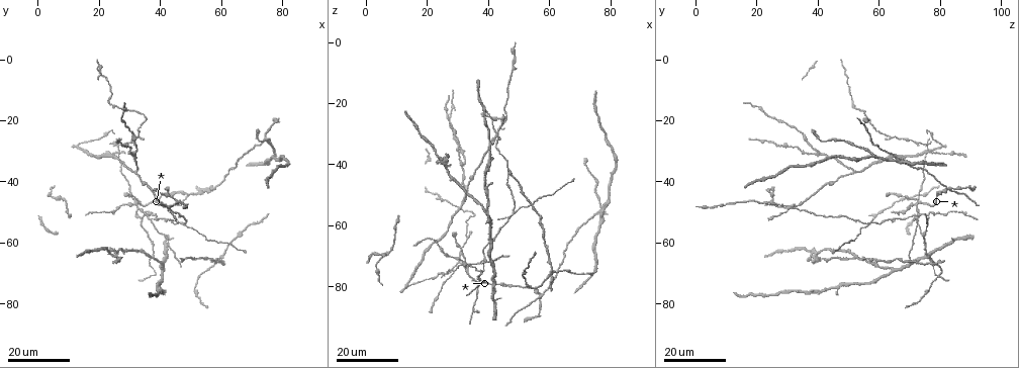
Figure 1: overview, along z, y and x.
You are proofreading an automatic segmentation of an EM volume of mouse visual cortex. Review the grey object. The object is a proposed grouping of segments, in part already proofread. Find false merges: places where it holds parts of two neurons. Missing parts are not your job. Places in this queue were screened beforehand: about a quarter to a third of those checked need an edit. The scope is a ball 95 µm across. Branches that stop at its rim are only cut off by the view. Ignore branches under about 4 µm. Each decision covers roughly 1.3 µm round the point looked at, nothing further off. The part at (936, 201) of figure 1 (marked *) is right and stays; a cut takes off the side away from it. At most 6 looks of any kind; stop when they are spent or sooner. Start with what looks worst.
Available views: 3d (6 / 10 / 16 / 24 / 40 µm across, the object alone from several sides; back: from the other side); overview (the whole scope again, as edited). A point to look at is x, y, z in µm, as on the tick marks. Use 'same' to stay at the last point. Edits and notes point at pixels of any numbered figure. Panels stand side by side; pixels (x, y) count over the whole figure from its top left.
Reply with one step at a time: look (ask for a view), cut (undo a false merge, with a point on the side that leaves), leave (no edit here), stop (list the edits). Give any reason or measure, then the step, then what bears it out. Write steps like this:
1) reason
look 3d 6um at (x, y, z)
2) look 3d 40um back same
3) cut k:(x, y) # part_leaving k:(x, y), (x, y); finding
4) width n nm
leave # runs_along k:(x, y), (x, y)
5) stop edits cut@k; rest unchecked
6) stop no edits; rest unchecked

look 3d 16um at (32.5, 30.5, 39.5)

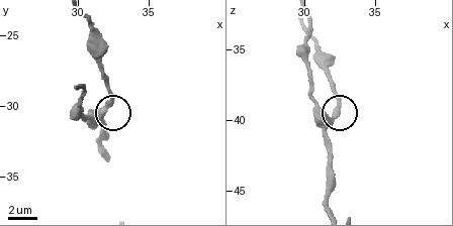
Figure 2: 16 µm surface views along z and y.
closer look
look 3d 10um at (31.8, 30.0, 40.0)

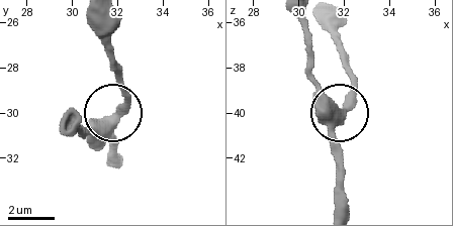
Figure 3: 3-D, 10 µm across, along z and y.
leave # one neuron here

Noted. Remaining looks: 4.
looks like a crossing
look 3d 16um at (43.0, 48.5, 30.0)

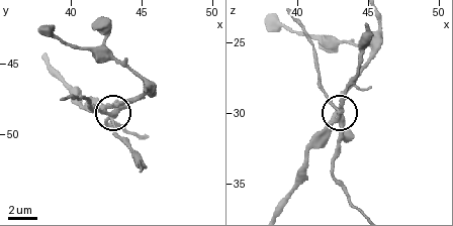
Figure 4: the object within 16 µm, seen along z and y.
look 3d 6um at (42.4, 48.2, 30.4)

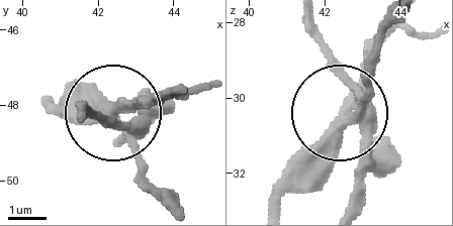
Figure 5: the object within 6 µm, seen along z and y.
look 3d 6um back at (42.45, 48.05, 30.45)

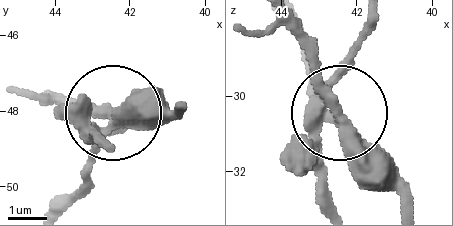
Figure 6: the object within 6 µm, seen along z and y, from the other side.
arms 5
cut 6:(89, 99) # part_leaving 6:(319, 116), (319, 200); two neurons meet here

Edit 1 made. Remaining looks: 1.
stop edits cut@6; rest unchecked

